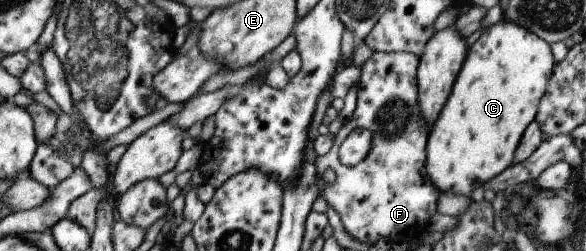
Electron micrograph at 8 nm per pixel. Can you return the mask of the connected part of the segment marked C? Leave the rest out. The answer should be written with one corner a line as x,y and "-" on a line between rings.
499,20
471,46
456,74
441,112
428,130
424,167
439,193
469,194
512,164
512,156
545,92
553,56
549,45
531,31

